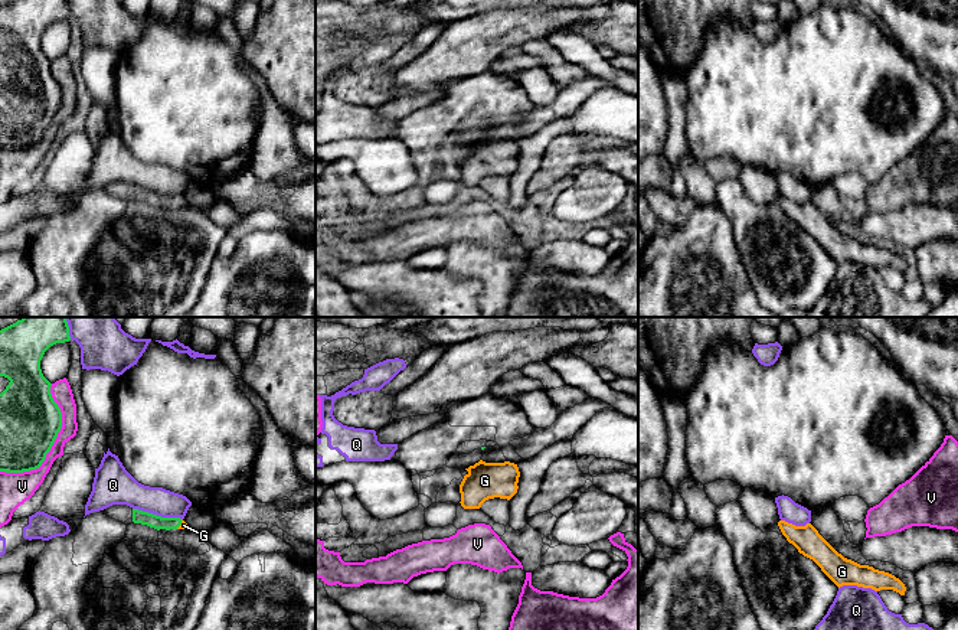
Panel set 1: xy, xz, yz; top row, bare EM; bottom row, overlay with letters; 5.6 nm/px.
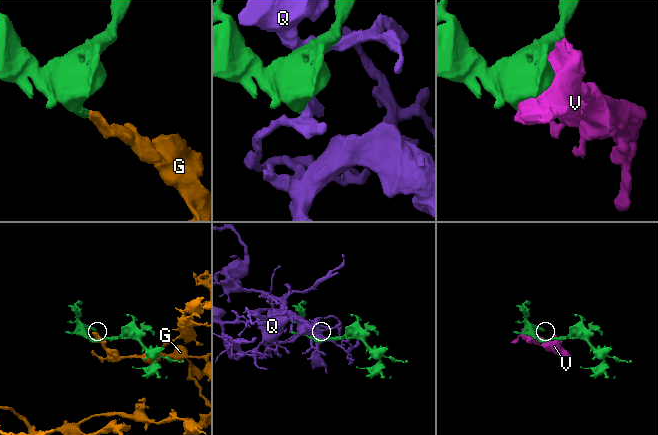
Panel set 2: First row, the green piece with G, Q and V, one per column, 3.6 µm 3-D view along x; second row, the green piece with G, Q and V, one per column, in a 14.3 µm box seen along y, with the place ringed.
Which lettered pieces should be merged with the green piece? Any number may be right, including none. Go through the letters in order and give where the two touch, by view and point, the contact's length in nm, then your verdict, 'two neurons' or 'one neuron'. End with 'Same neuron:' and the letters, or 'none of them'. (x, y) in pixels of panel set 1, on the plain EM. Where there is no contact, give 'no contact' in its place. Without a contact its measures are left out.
G: meets green in xy at (180, 201); contact 70 nm long; one neuron
Q: meets green in xy at (156, 192); contact 280 nm long; two neurons
V: meets green in xy at (52, 121); contact 550 nm long; two neurons
Same neuron: G

